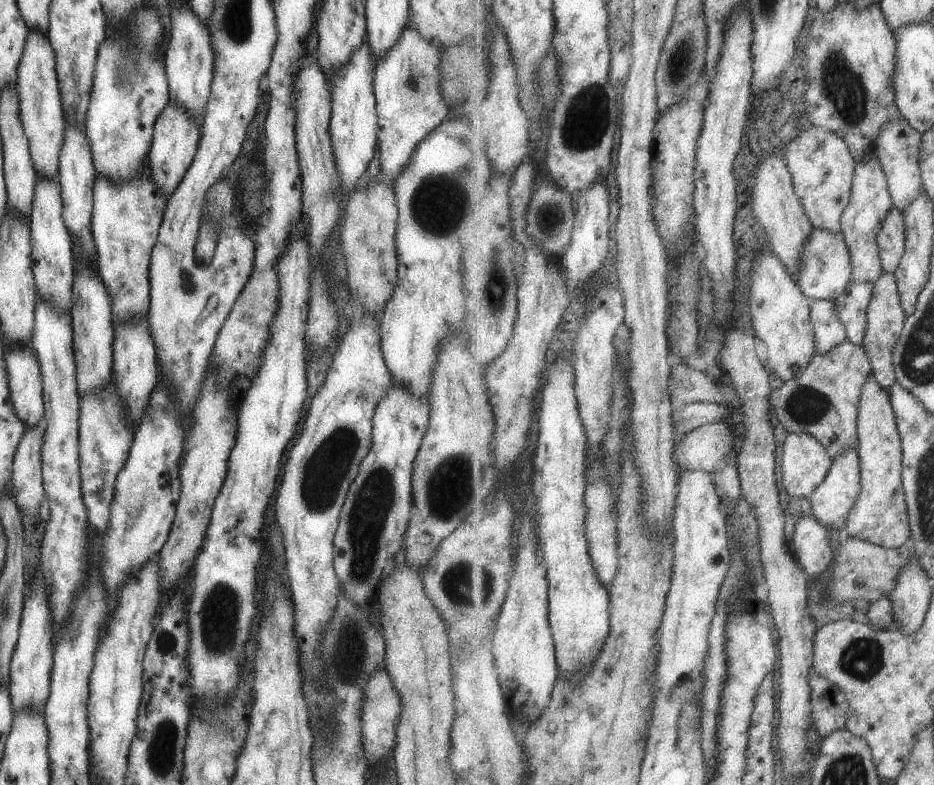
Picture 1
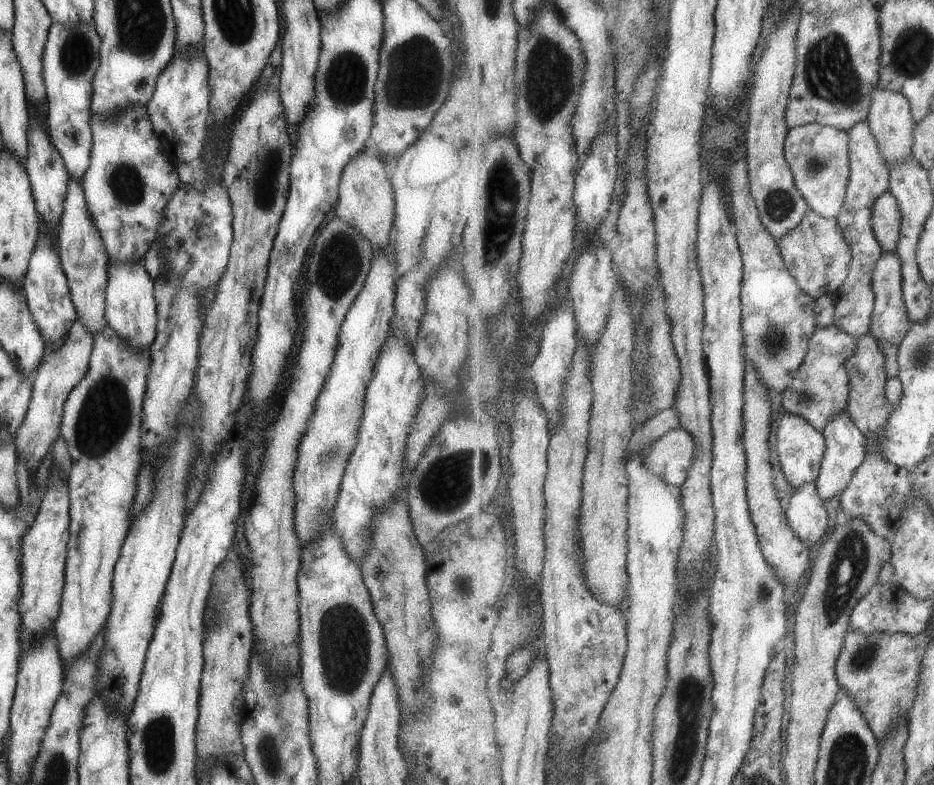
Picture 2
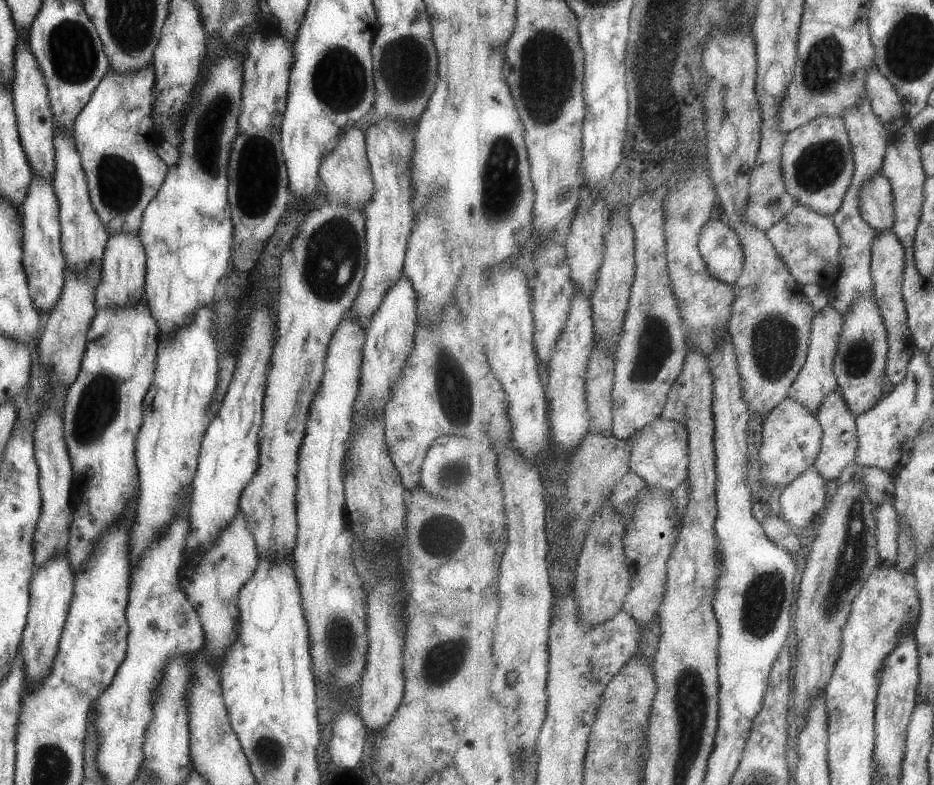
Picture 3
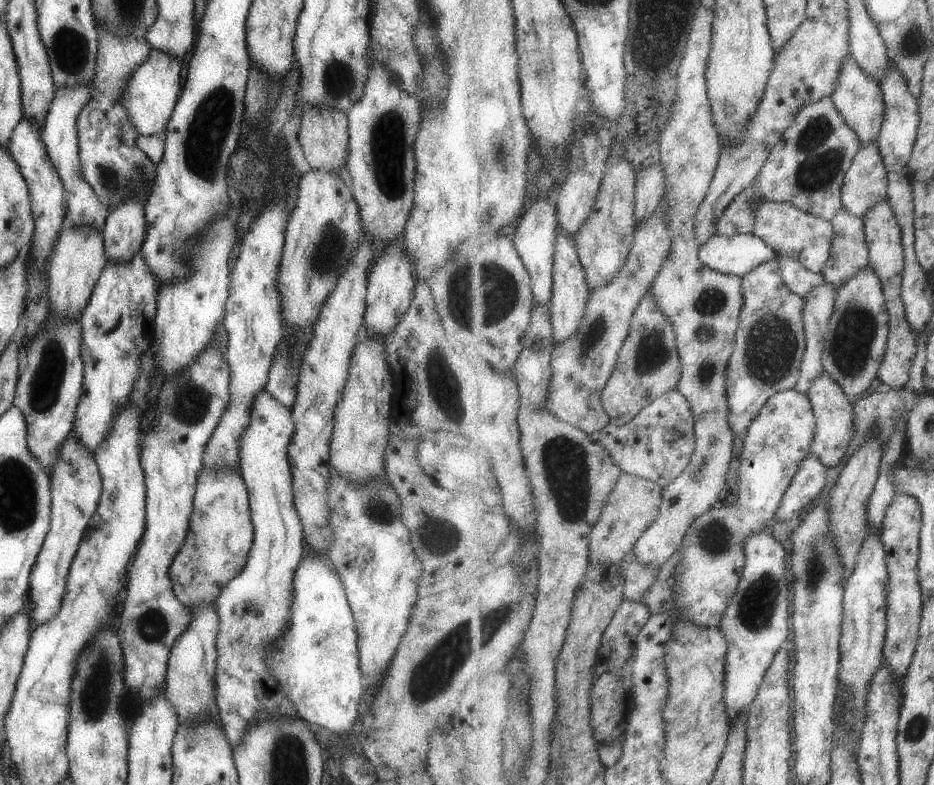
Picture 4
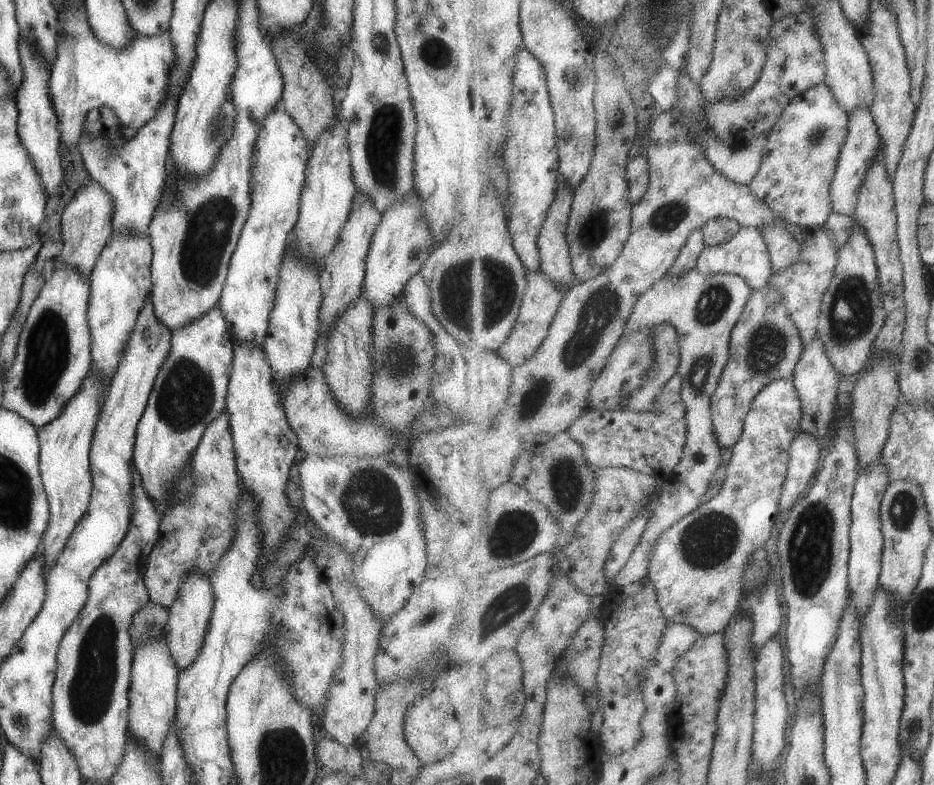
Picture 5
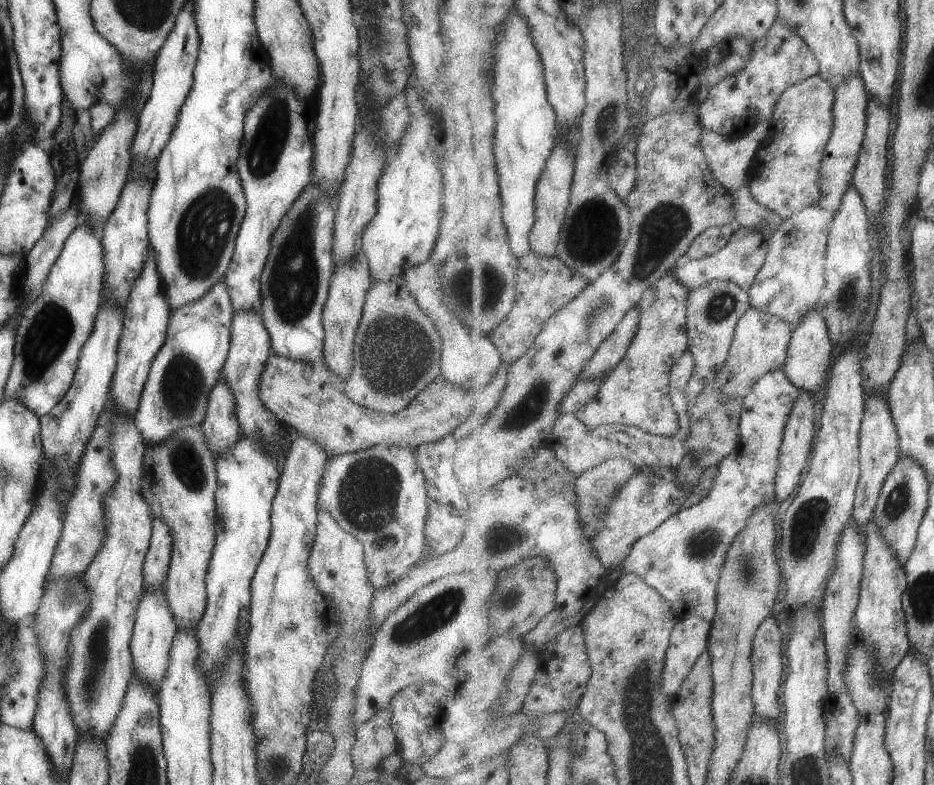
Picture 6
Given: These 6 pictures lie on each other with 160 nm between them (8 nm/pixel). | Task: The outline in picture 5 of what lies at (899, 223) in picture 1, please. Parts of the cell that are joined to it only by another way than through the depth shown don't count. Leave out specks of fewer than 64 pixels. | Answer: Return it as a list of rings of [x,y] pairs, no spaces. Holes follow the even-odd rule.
[[[857,109],[849,117],[849,132],[839,157],[838,171],[835,173],[832,182],[831,196],[835,213],[854,216],[858,207],[862,184],[879,156],[882,140],[878,133],[878,124],[869,109]]]

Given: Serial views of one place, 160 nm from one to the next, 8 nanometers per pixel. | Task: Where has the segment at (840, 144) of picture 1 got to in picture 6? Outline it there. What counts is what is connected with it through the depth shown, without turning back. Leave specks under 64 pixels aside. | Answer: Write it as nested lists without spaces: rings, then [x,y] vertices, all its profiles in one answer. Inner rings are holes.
[[[820,75],[791,86],[778,101],[769,138],[750,169],[751,194],[759,205],[787,219],[821,203],[822,161],[834,132],[835,92]]]

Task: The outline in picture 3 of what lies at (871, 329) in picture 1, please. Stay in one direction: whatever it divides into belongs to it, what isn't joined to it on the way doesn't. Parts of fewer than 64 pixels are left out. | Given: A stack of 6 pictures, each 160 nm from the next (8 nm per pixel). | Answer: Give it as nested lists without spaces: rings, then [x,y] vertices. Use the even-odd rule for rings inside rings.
[[[893,230],[879,233],[872,246],[872,276],[874,278],[874,299],[877,301],[888,330],[888,365],[886,380],[894,385],[902,383],[908,375],[911,357],[916,349],[916,344],[910,325],[906,300],[902,293],[904,271],[906,270],[906,250]]]

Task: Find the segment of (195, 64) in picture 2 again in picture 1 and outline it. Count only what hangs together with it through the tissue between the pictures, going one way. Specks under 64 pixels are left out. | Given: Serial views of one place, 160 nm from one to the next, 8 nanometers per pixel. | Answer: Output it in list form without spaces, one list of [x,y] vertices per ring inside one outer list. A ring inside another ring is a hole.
[[[170,101],[161,110],[159,116],[156,116],[153,125],[153,140],[146,158],[150,176],[155,186],[162,192],[162,198],[165,199],[165,202],[177,188],[179,181],[191,164],[195,152],[197,152],[200,128],[198,121],[191,117],[190,113],[183,112],[183,109],[178,105],[171,104]]]

